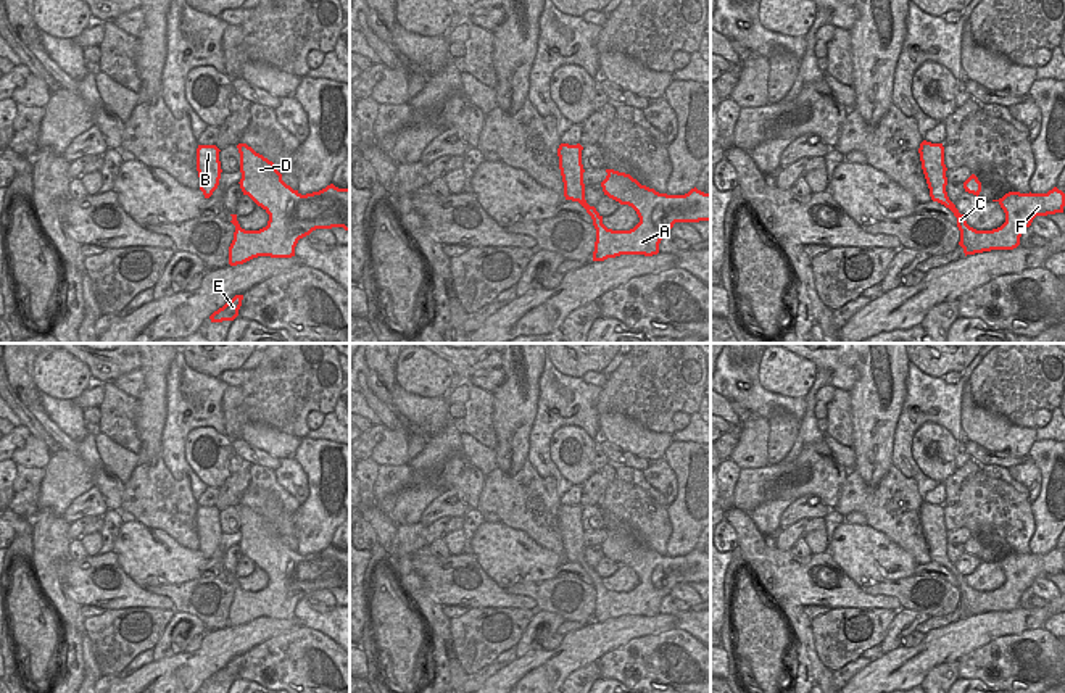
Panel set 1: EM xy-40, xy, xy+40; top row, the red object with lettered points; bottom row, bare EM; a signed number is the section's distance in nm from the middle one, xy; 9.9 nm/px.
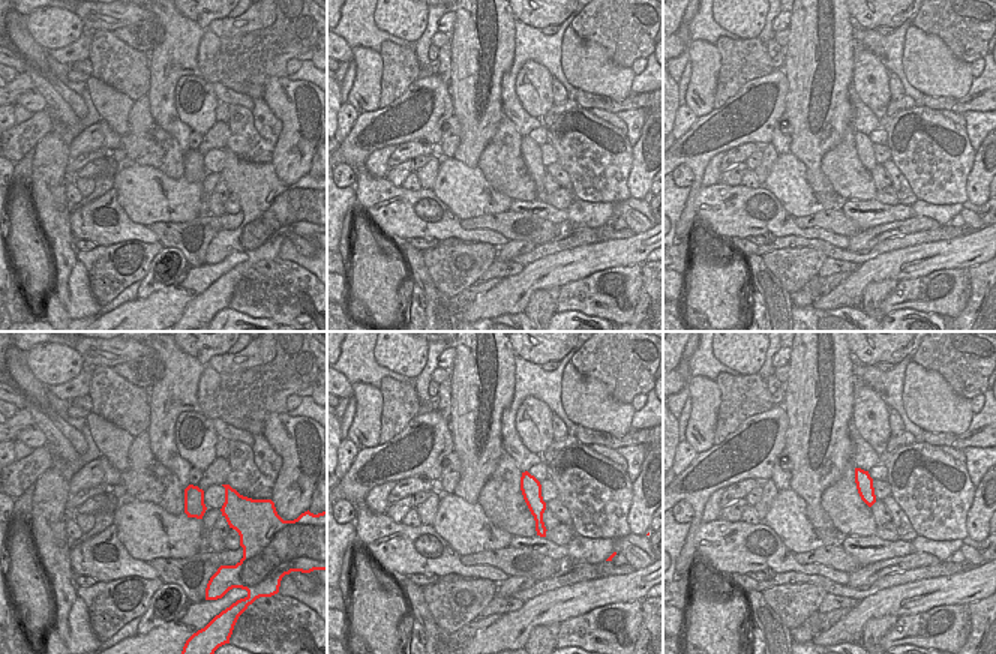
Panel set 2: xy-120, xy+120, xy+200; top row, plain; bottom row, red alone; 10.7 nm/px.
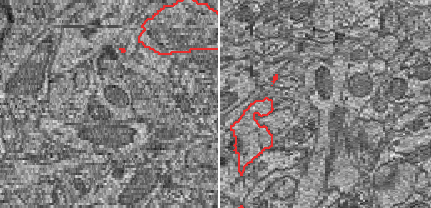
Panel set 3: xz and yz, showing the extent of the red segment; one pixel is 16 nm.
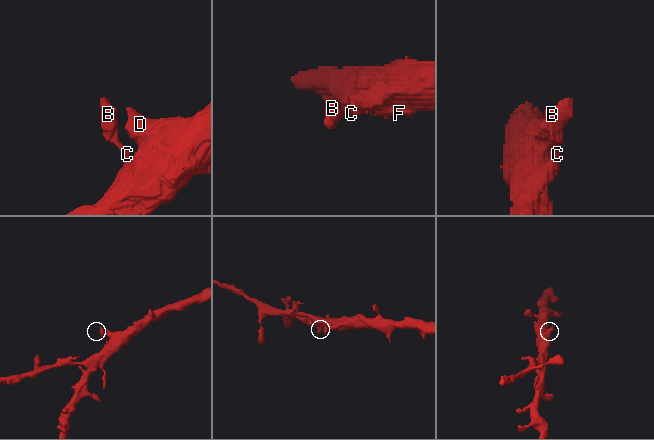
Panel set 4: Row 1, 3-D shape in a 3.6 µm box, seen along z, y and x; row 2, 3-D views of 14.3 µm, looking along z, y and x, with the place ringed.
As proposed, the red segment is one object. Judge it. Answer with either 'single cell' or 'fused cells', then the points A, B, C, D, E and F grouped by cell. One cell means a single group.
single cell | A B C D E F

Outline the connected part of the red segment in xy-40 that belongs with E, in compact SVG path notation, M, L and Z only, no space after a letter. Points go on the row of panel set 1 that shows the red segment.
M235 295L222 308L219 308L209 316L211 322L234 321L238 316L242 300L243 295Z

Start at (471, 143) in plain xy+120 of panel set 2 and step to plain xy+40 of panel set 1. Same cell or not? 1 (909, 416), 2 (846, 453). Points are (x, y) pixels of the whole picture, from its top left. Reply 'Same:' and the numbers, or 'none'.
Same: none

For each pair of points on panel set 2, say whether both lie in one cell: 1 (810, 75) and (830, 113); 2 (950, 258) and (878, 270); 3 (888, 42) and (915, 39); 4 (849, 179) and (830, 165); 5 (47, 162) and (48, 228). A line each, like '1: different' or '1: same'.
1: same
2: same
3: different
4: same
5: same

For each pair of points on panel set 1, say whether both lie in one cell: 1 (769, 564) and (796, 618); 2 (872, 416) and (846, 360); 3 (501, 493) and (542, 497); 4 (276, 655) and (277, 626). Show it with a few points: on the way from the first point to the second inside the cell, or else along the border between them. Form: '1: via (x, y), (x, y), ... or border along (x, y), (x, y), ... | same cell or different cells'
1: border along (775, 601), (795, 600), (803, 606) | different cells
2: border along (857, 360), (853, 366) | different cells
3: via (511, 493), (532, 493) | same cell
4: border along (302, 624), (273, 635), (244, 653) | different cells

